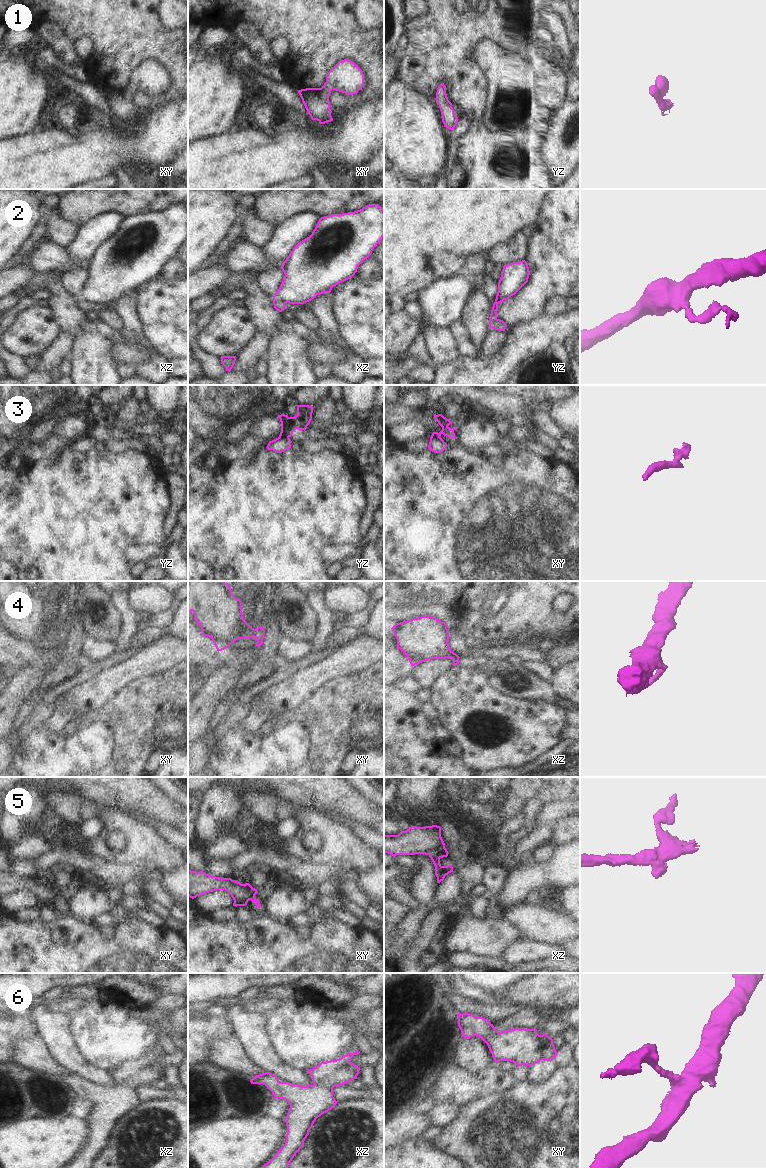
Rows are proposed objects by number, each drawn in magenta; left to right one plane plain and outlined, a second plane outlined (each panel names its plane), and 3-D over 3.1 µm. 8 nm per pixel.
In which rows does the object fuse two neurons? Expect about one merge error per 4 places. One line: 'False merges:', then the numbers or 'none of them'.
False merges: 2, 3, 5

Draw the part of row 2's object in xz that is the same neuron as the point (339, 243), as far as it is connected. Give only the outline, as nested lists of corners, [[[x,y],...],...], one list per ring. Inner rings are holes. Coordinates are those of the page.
[[[369,204],[360,210],[321,217],[312,234],[299,242],[283,262],[285,276],[273,299],[284,304],[304,304],[352,278],[358,266],[384,237],[384,209]]]

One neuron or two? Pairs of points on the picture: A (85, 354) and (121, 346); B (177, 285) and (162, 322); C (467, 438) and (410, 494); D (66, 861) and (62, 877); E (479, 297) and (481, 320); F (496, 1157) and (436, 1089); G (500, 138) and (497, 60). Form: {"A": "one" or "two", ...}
{"A": "two", "B": "one", "C": "two", "D": "two", "E": "one", "F": "two", "G": "two"}

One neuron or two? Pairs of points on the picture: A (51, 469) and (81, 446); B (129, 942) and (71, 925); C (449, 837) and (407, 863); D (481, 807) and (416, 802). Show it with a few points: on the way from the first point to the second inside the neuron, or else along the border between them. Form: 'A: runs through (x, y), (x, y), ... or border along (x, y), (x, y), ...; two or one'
A: runs through (58, 467), (74, 453); one
B: runs through (115, 943), (91, 943), (85, 937); one
C: border along (412, 854), (397, 854), (394, 857); two
D: runs through (465, 803), (432, 802); one

